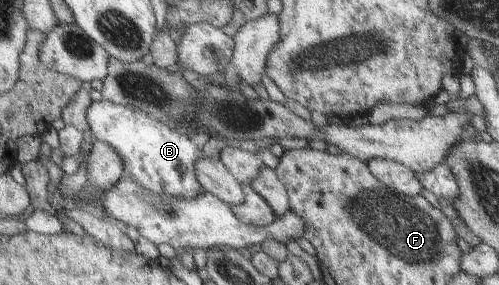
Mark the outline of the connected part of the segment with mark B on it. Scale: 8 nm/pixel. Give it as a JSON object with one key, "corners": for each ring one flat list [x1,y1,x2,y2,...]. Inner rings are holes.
{"corners":[[104,99,93,101,88,106,87,118,94,137,108,142,120,152,126,177,135,183,140,182,149,190,174,197,195,198,199,193,206,192,195,170,196,160,202,157,201,145,194,143,182,131,151,118,133,106,118,105]]}

